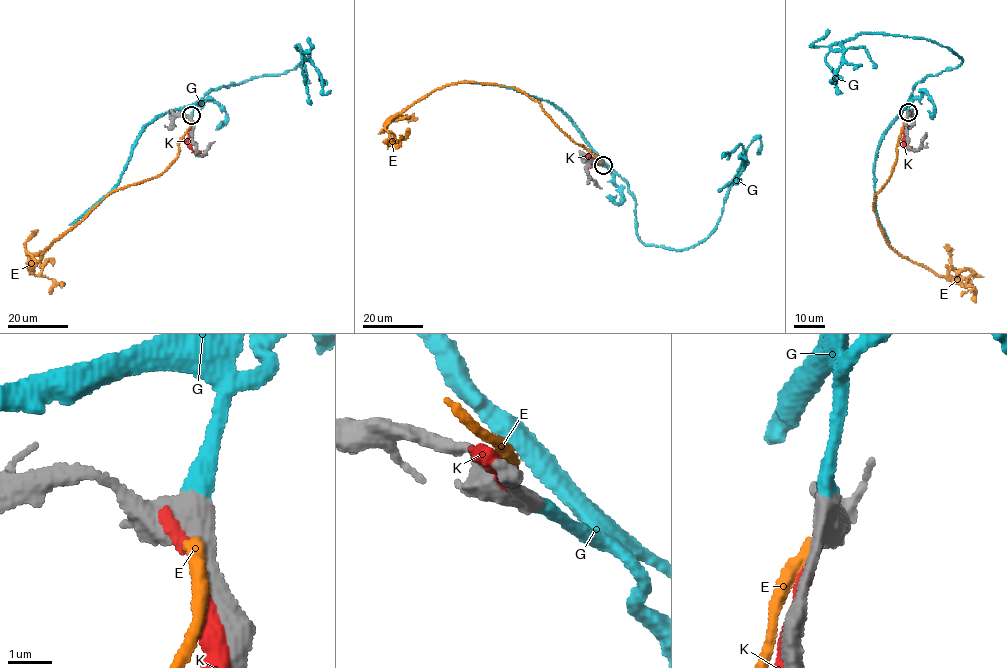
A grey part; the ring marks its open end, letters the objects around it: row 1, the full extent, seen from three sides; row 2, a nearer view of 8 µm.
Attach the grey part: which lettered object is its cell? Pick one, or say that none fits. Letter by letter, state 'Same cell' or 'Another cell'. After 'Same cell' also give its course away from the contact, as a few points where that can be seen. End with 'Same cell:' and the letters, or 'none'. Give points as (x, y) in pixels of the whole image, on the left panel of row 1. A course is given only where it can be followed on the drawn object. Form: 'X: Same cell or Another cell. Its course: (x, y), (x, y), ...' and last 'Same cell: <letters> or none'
E: Another cell
G: Same cell. Its course: (191, 115), (210, 90), (295, 68), (304, 58), (298, 45), (320, 75), (322, 91), (331, 90)
K: Another cell
Same cell: G

